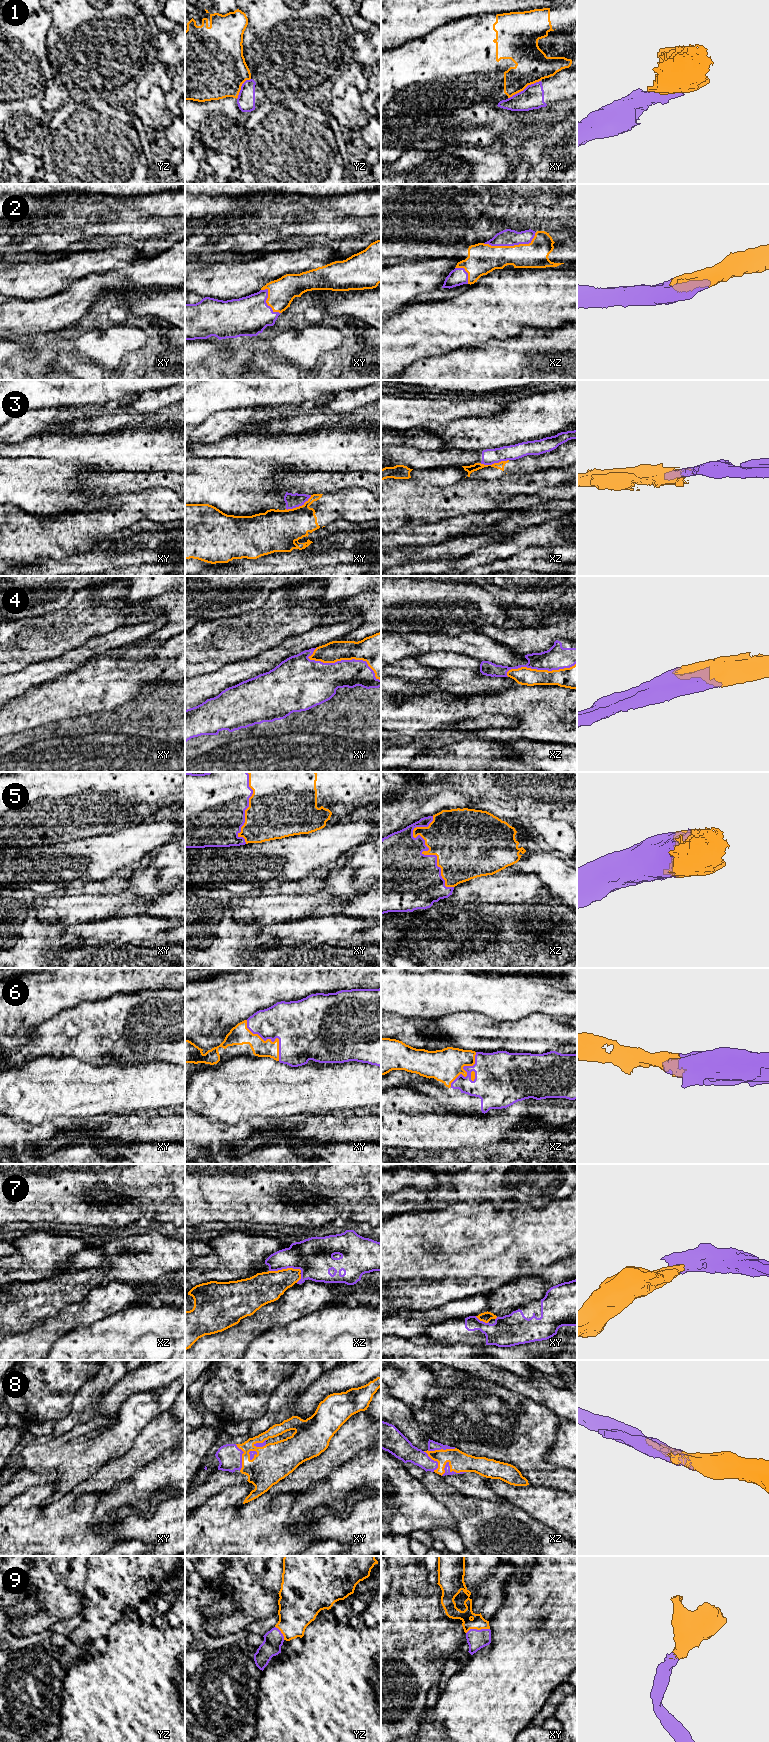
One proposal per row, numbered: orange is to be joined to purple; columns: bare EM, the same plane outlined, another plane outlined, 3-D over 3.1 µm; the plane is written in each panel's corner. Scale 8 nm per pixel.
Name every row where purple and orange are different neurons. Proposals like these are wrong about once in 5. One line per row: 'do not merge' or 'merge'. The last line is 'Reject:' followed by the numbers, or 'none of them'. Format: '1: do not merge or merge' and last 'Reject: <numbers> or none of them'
1: do not merge
2: merge
3: do not merge
4: merge
5: merge
6: merge
7: do not merge
8: merge
9: merge
Reject: 1, 3, 7

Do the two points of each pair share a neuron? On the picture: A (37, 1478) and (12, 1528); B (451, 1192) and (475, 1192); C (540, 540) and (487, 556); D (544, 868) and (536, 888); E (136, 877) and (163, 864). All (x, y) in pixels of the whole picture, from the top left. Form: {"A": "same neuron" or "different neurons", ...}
{"A": "different neurons", "B": "same neuron", "C": "same neuron", "D": "different neurons", "E": "same neuron"}

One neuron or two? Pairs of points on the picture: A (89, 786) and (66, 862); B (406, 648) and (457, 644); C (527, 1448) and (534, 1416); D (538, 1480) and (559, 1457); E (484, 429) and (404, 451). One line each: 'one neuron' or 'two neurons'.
A: two neurons
B: one neuron
C: one neuron
D: two neurons
E: two neurons

